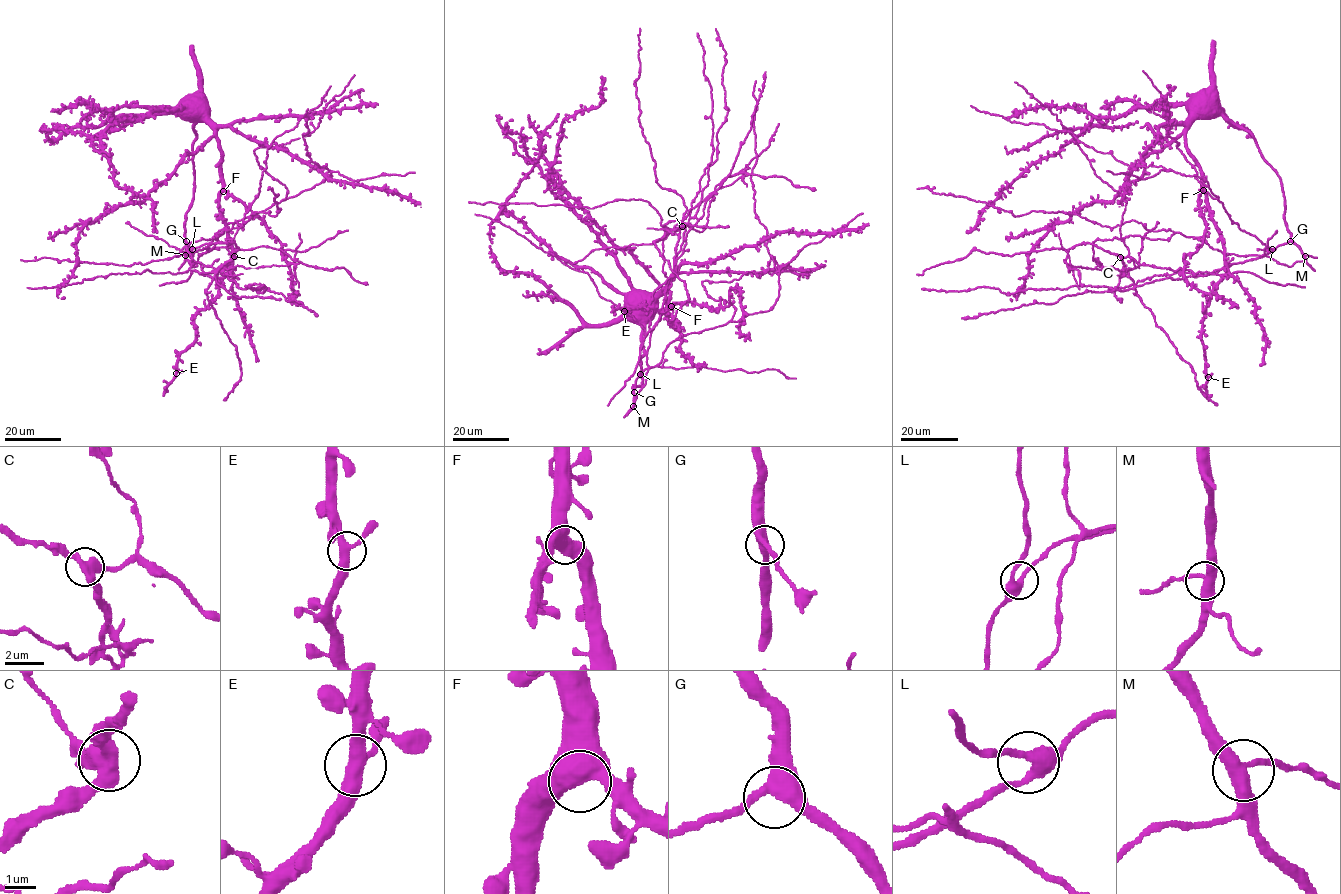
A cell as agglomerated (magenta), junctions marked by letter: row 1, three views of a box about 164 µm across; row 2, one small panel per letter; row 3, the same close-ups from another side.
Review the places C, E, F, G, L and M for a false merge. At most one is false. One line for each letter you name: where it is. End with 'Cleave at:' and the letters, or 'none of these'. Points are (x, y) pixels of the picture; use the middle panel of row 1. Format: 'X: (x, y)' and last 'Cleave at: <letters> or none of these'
C: (682, 226)
Cleave at: C

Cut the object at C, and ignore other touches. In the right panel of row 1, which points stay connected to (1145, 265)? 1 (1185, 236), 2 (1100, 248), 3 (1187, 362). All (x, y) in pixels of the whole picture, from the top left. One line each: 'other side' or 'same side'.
1: same side
2: same side
3: other side

